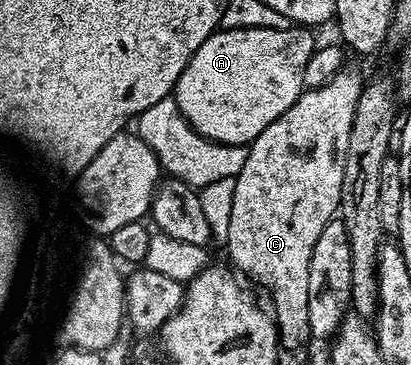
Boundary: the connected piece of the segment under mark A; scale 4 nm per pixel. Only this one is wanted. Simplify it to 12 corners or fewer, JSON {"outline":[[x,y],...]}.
{"outline":[[306,27],[219,28],[172,96],[249,146],[303,93]]}

